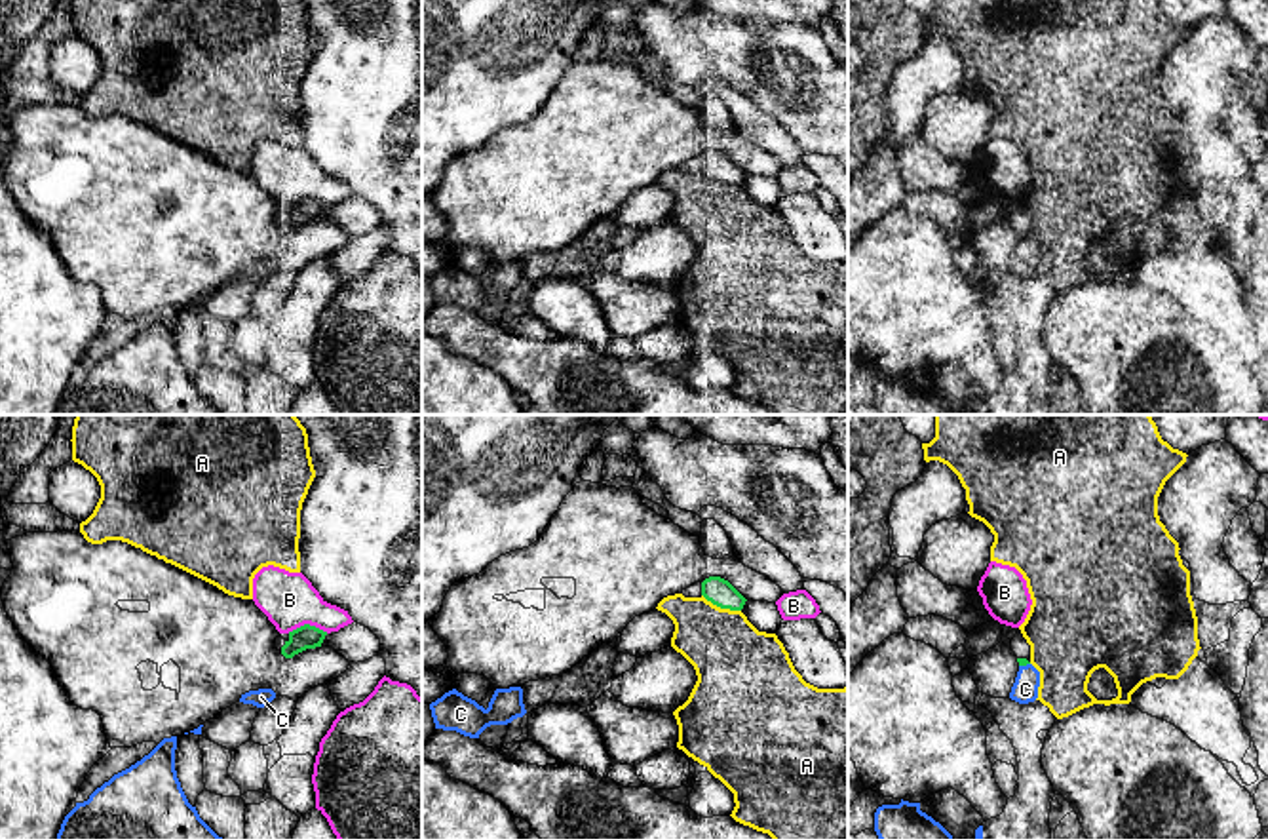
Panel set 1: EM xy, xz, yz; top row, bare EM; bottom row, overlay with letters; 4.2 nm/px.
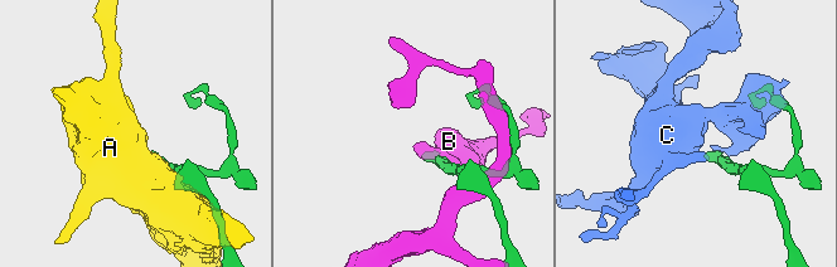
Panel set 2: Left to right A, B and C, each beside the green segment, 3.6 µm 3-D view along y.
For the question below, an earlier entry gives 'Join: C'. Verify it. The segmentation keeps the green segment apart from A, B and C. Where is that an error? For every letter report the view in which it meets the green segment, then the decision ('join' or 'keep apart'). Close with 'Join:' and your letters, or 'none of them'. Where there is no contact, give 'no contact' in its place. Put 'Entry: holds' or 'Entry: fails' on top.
Entry: holds
A: xz | keep apart
B: xy | keep apart
C: yz | join
Join: C

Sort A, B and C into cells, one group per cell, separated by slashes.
A / B / C

